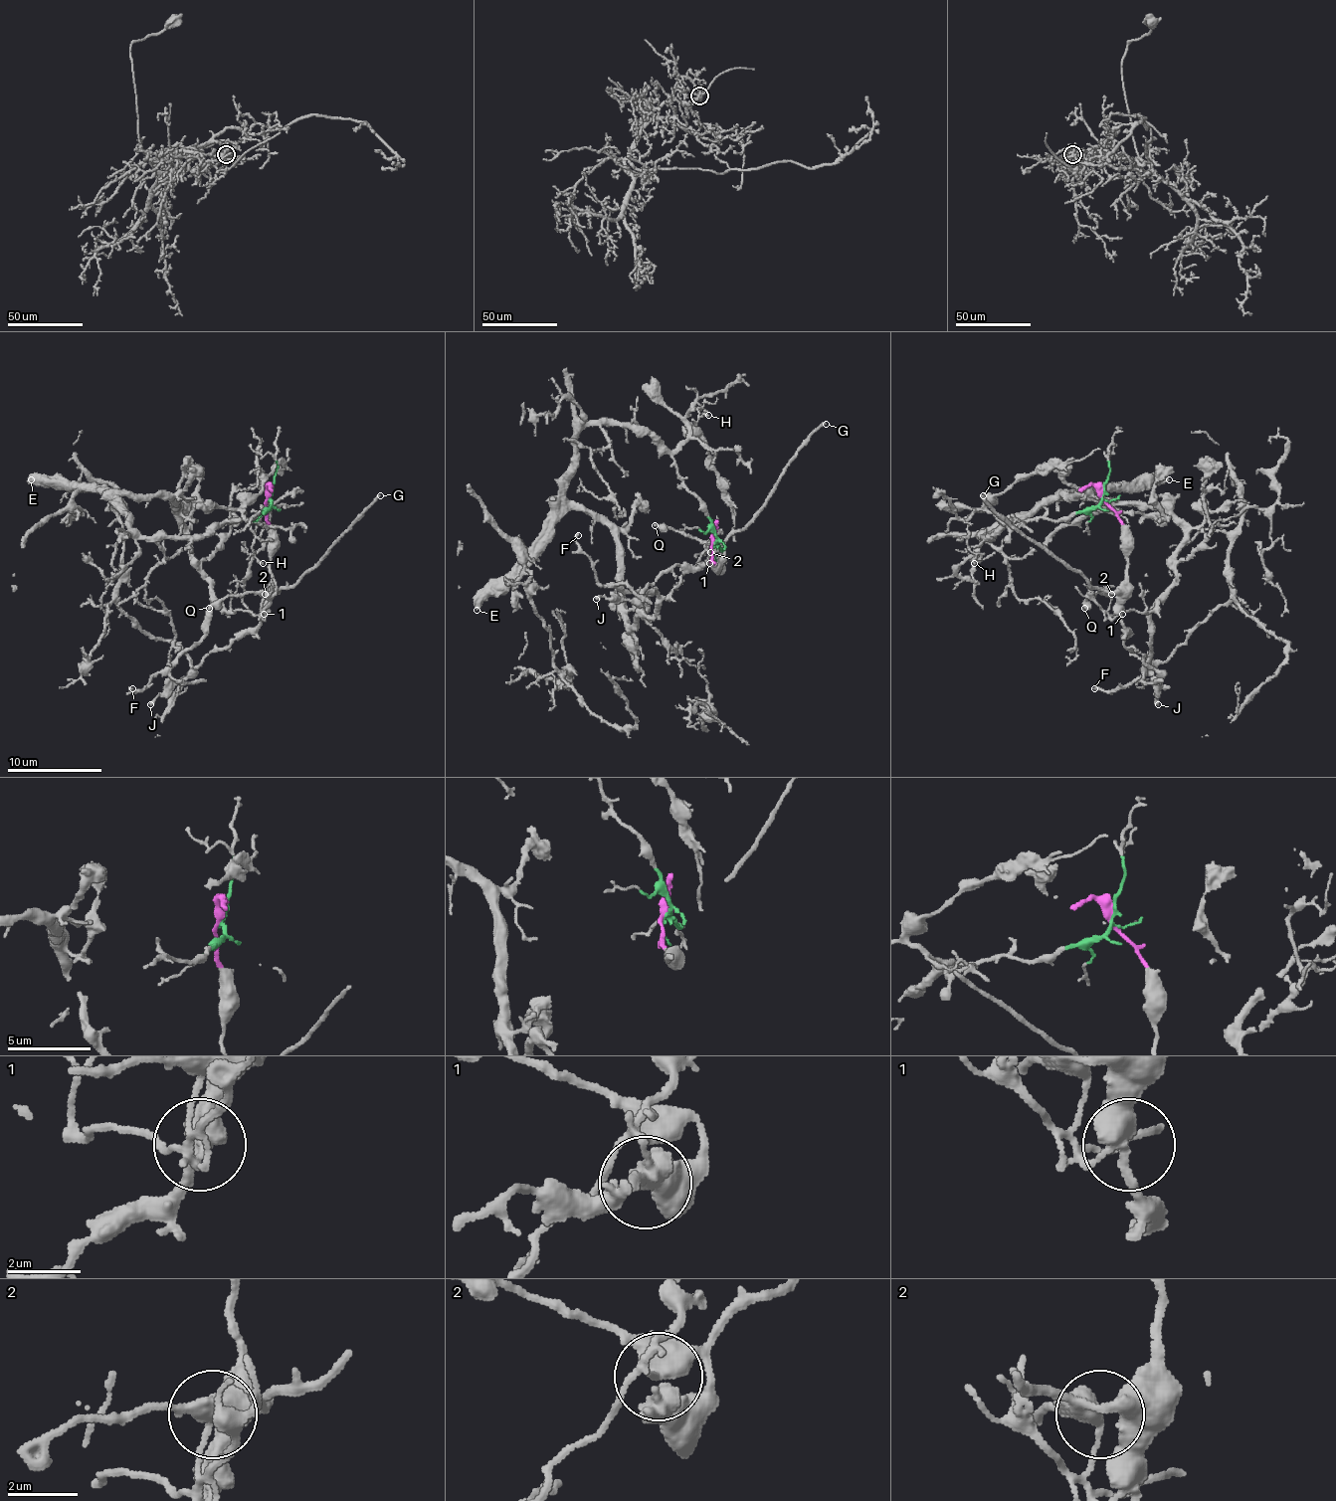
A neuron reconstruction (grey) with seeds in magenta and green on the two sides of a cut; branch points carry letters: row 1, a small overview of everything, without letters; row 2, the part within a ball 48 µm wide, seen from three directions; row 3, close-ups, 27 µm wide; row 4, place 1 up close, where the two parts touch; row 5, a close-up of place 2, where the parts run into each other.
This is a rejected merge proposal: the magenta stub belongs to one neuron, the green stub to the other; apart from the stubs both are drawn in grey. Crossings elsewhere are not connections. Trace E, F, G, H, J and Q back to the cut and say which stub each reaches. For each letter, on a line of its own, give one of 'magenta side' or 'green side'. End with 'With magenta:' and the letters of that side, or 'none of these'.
E: green side
F: green side
G: magenta side
H: green side
J: magenta side
Q: magenta side
With magenta: G, J, Q

